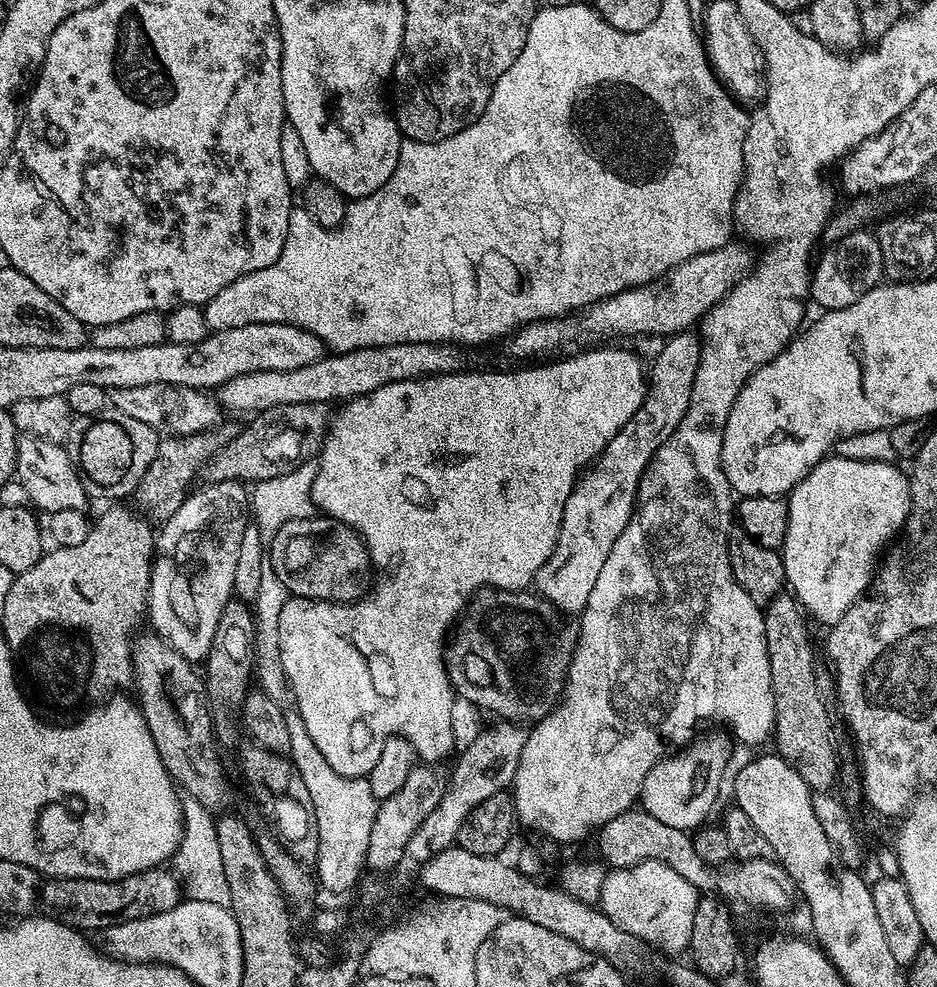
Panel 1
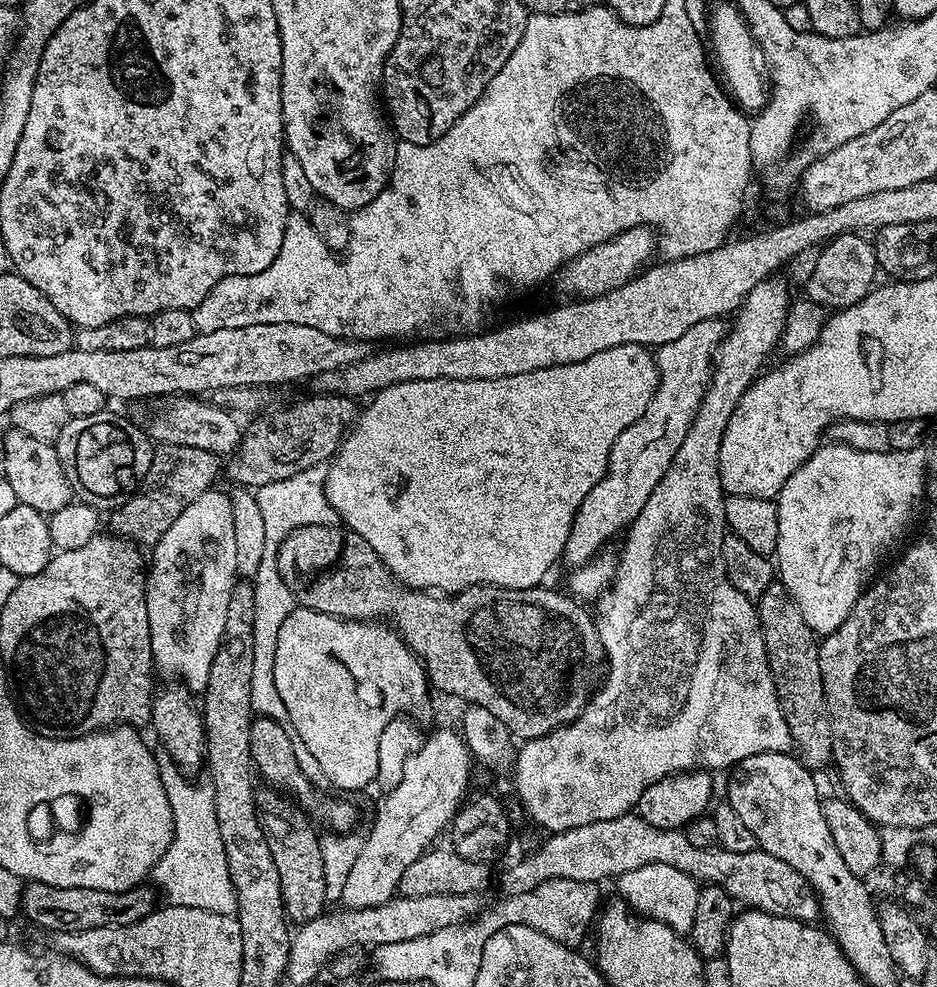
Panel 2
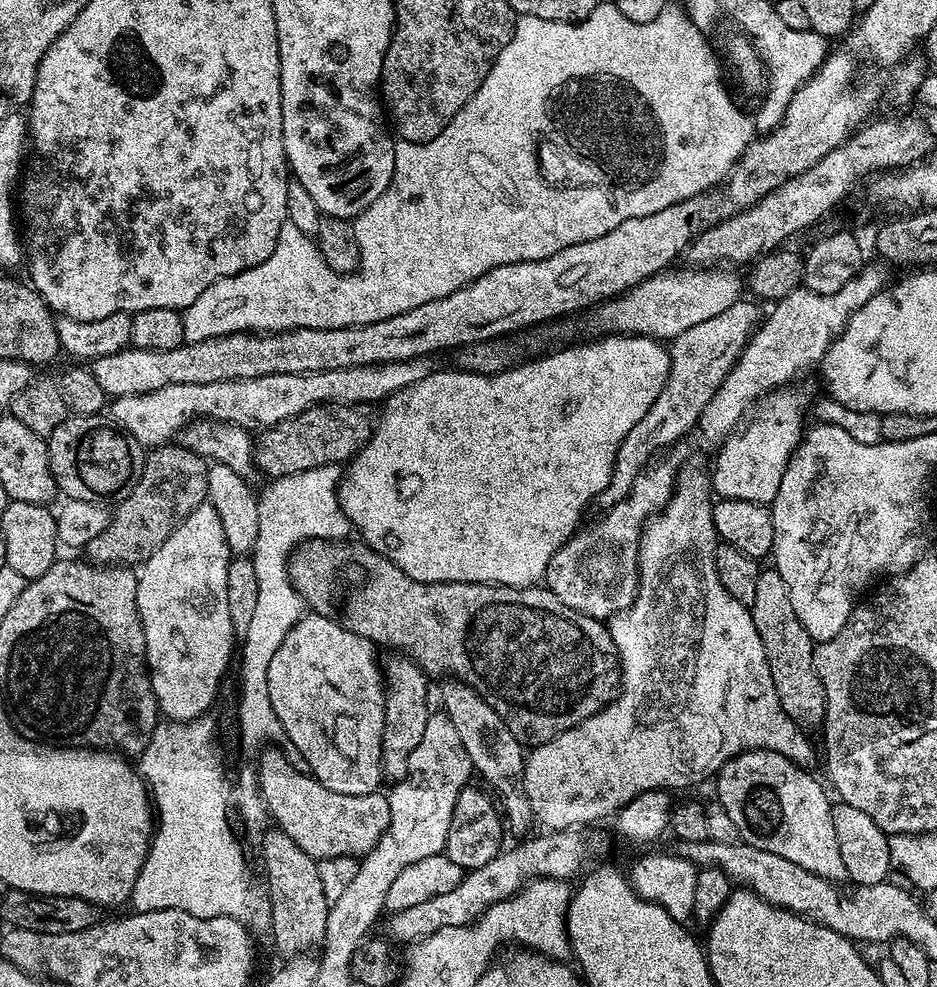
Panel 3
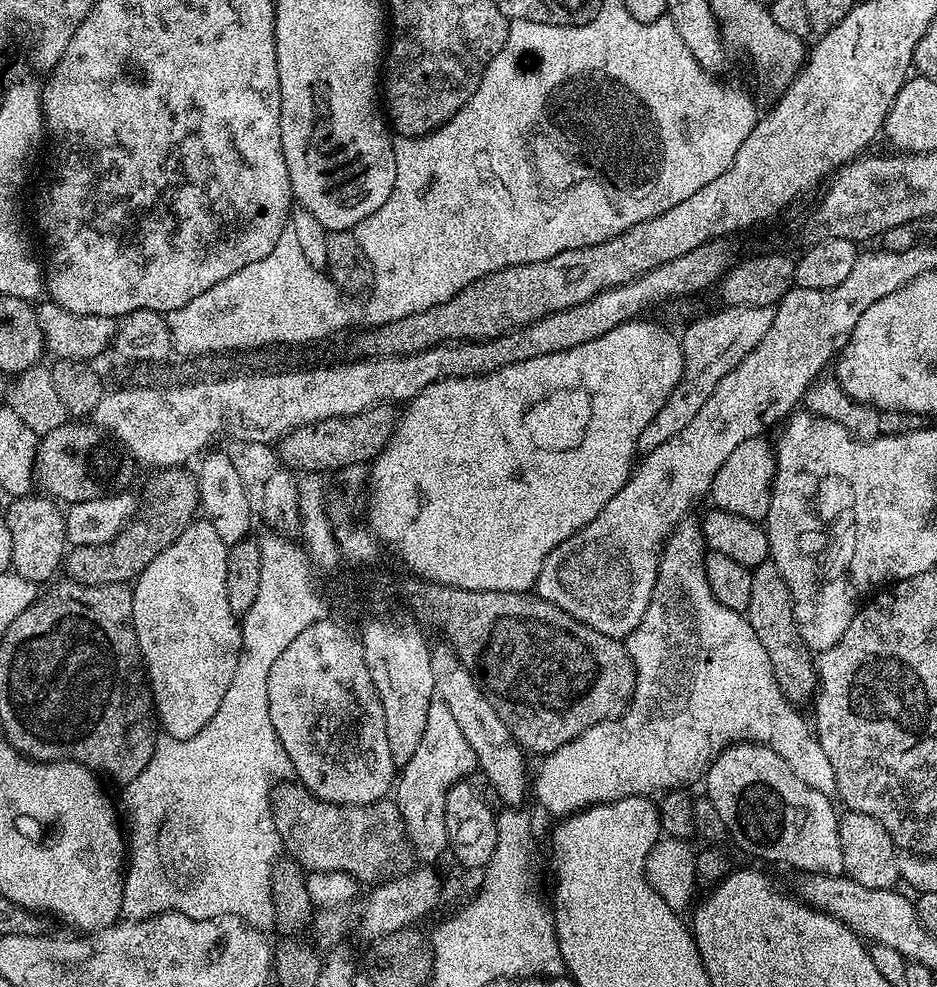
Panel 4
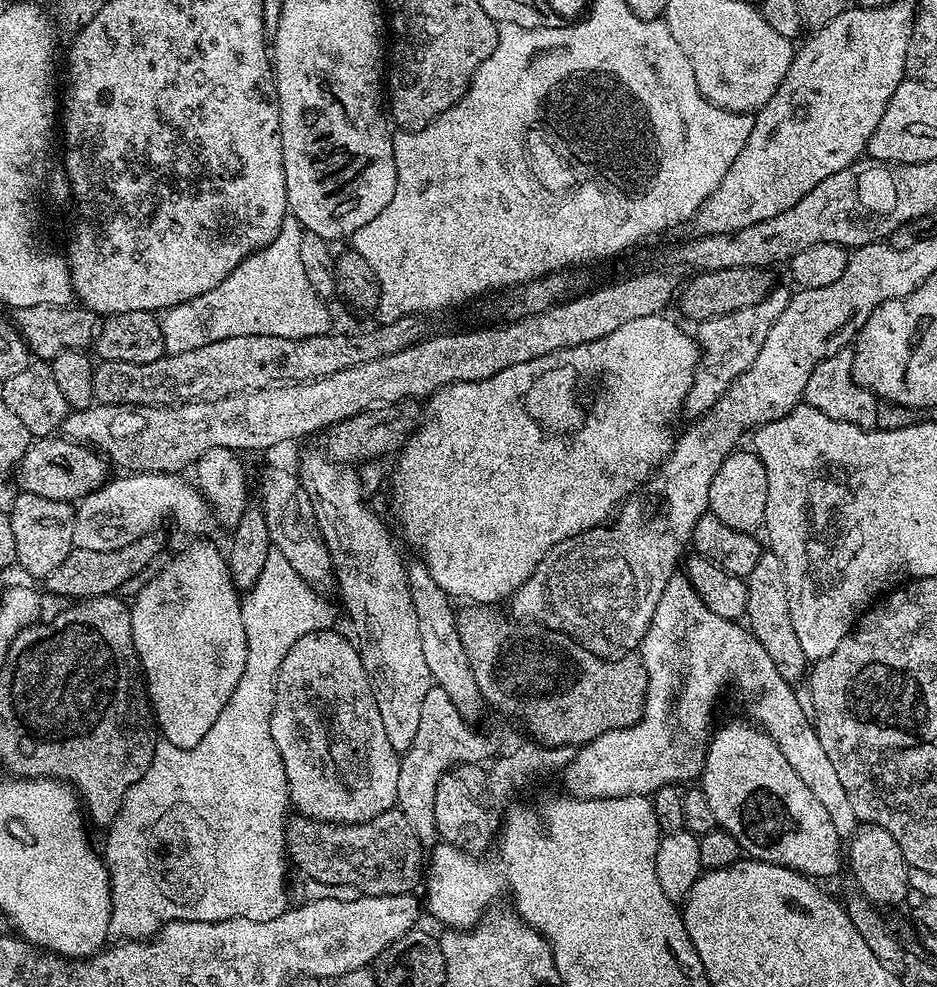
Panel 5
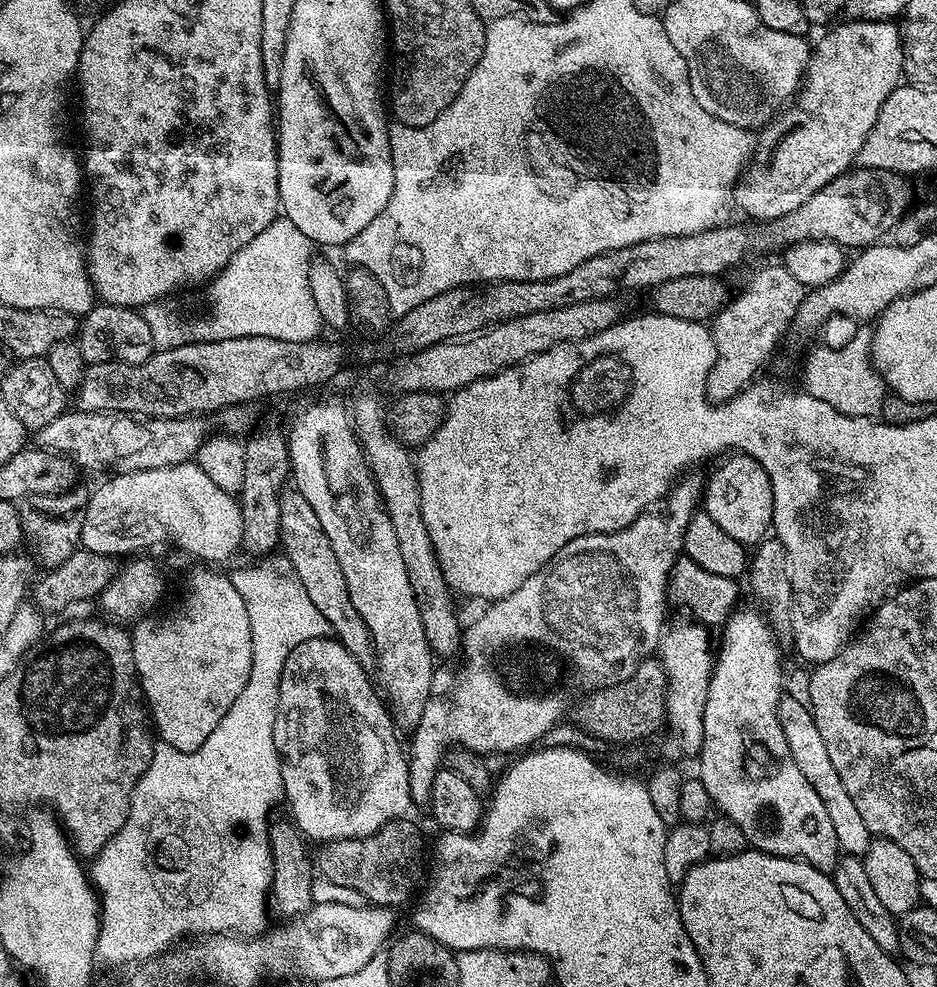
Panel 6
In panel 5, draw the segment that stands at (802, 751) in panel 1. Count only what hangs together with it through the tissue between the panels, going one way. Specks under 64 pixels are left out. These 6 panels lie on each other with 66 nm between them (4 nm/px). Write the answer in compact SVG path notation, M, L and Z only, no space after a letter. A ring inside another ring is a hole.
M771 550L761 551L754 570L746 577L748 597L746 598L746 624L758 642L762 642L762 650L770 654L770 662L782 678L796 682L809 671L810 661L798 642L798 634L794 630L794 621L790 619L790 594L786 590L786 574L782 566L782 558Z

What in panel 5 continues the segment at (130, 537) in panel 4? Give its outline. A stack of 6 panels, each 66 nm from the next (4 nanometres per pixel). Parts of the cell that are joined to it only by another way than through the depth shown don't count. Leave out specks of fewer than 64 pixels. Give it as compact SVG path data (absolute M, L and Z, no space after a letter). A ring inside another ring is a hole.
M159 535L143 536L130 546L122 546L118 550L82 550L73 548L72 552L62 561L62 566L54 570L46 578L48 588L56 596L73 596L73 601L89 600L95 596L110 596L119 593L123 584L128 584L139 572L147 573L152 559L160 552Z

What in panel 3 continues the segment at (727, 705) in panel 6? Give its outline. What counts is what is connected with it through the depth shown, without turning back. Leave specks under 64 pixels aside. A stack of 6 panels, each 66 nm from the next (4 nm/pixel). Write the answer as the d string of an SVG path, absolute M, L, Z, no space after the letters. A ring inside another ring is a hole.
M758 748L755 752L743 752L733 760L726 761L715 777L715 784L715 799L726 806L726 814L730 814L734 826L738 826L738 834L743 843L758 846L758 850L770 850L770 854L782 854L782 858L790 858L790 862L810 870L810 874L818 874L827 880L848 880L846 866L842 863L842 853L838 851L838 837L834 835L833 801L828 800L823 786L808 770L792 760L787 760L782 754Z

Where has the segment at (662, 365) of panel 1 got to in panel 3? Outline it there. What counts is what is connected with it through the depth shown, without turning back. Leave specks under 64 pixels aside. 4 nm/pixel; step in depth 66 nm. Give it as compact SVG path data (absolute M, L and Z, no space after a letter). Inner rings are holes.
M747 299L736 300L730 310L722 310L722 314L706 322L698 322L698 326L690 326L690 330L671 340L668 348L670 374L666 378L666 386L662 386L662 394L654 398L654 406L650 406L650 410L642 414L642 422L638 422L638 426L634 426L634 430L630 430L630 434L626 434L626 438L622 440L622 446L616 455L612 480L602 497L605 505L614 505L628 496L645 468L668 450L663 448L678 443L691 428L693 431L699 425L702 410L706 410L710 398L714 398L718 386L724 381L728 371L736 365L740 353L761 323L761 305Z

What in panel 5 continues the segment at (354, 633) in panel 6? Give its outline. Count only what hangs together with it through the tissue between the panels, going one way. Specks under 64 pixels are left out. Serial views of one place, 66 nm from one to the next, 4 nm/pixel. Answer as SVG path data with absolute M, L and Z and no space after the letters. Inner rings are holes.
M284 468L266 469L264 477L260 480L260 500L258 500L258 504L264 510L266 528L270 530L273 549L280 552L282 558L286 558L286 562L290 562L290 566L294 566L294 570L298 570L298 574L302 574L302 578L310 587L317 590L325 590L324 588L328 587L331 589L334 584L332 555L326 546L322 530L318 526L318 518L314 514L310 494L306 494L299 475L295 471L287 472Z

